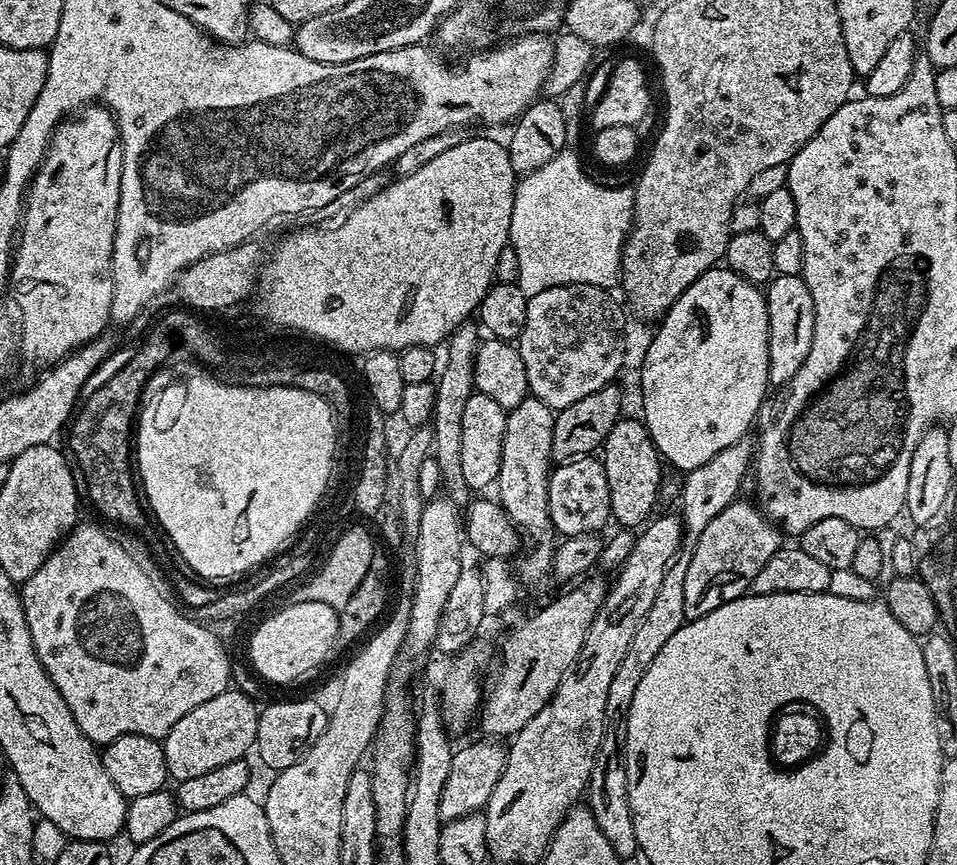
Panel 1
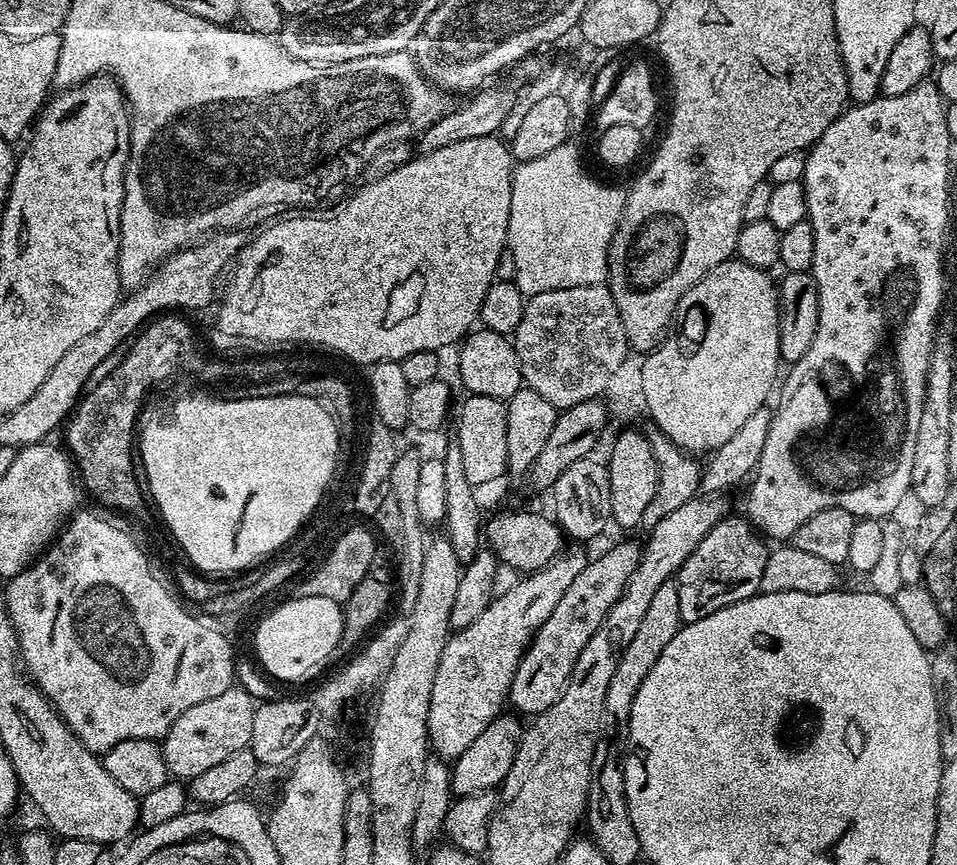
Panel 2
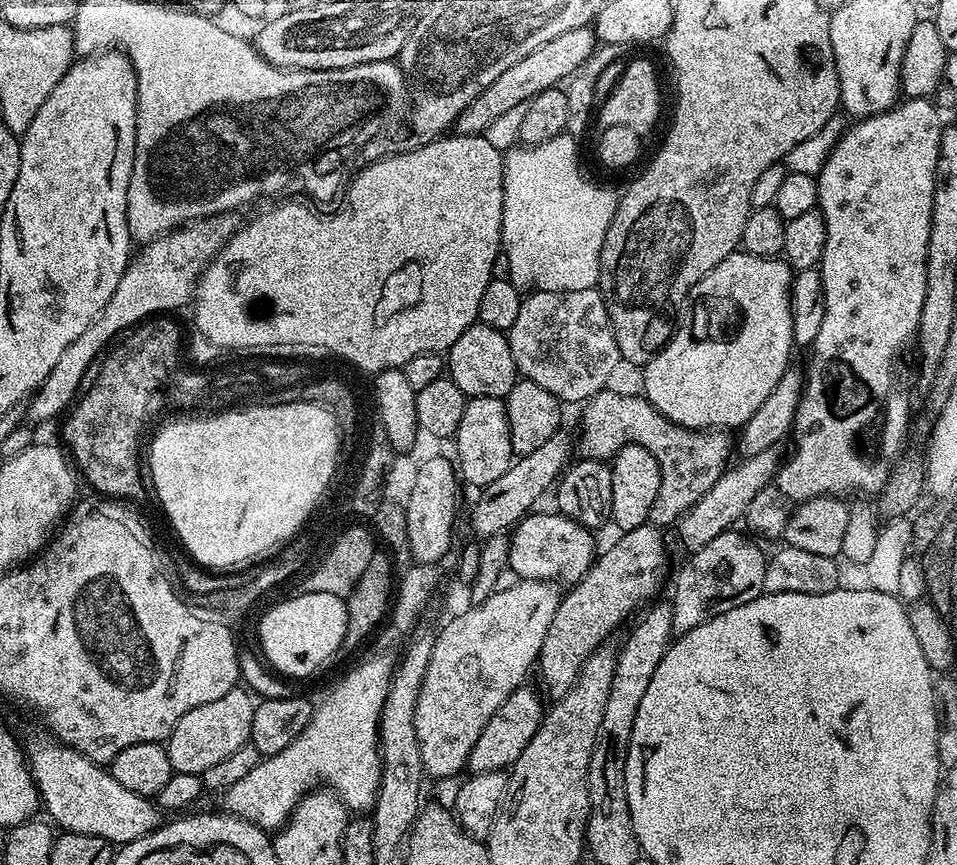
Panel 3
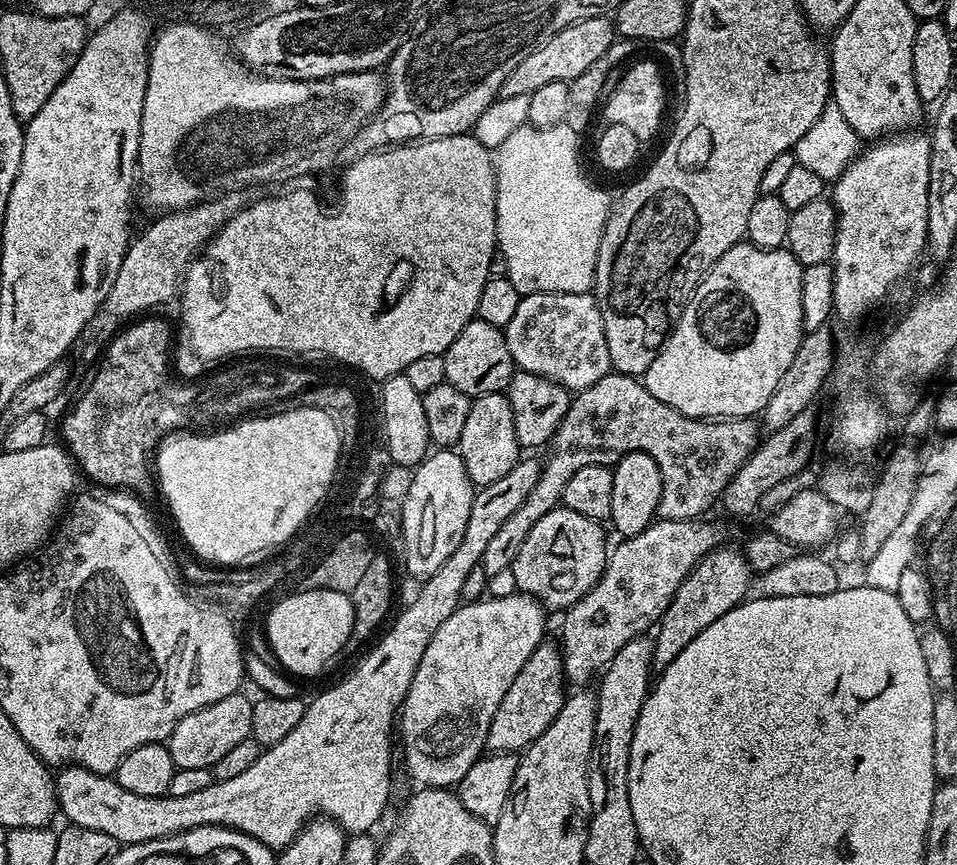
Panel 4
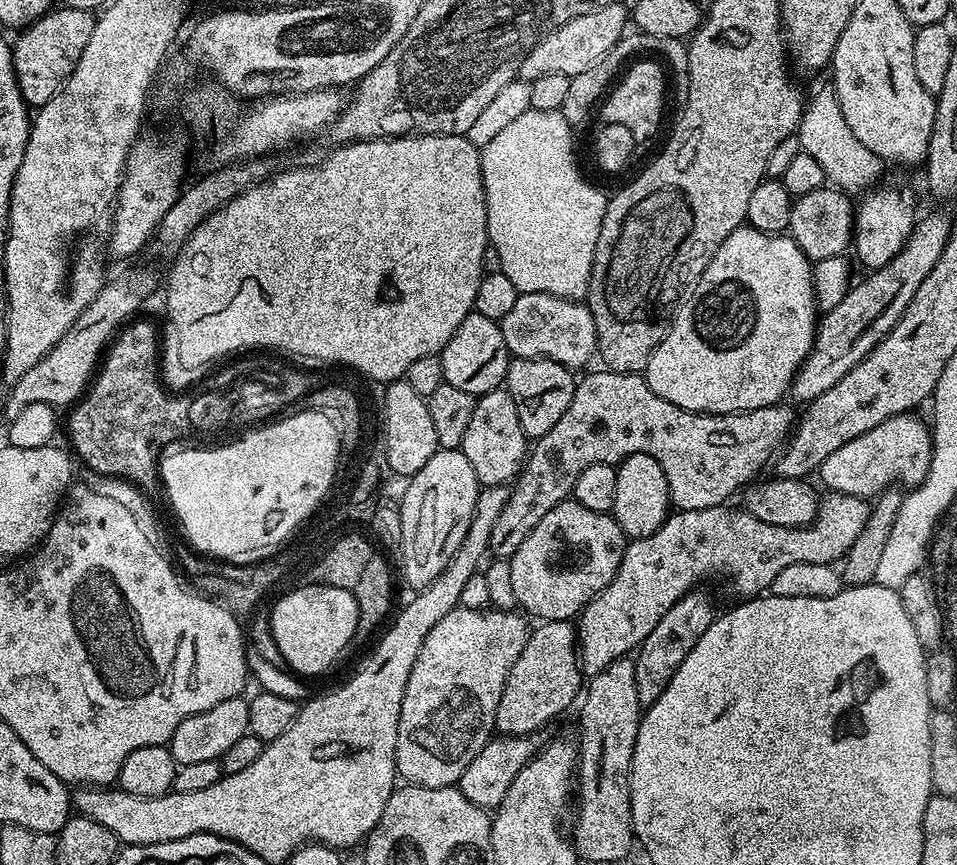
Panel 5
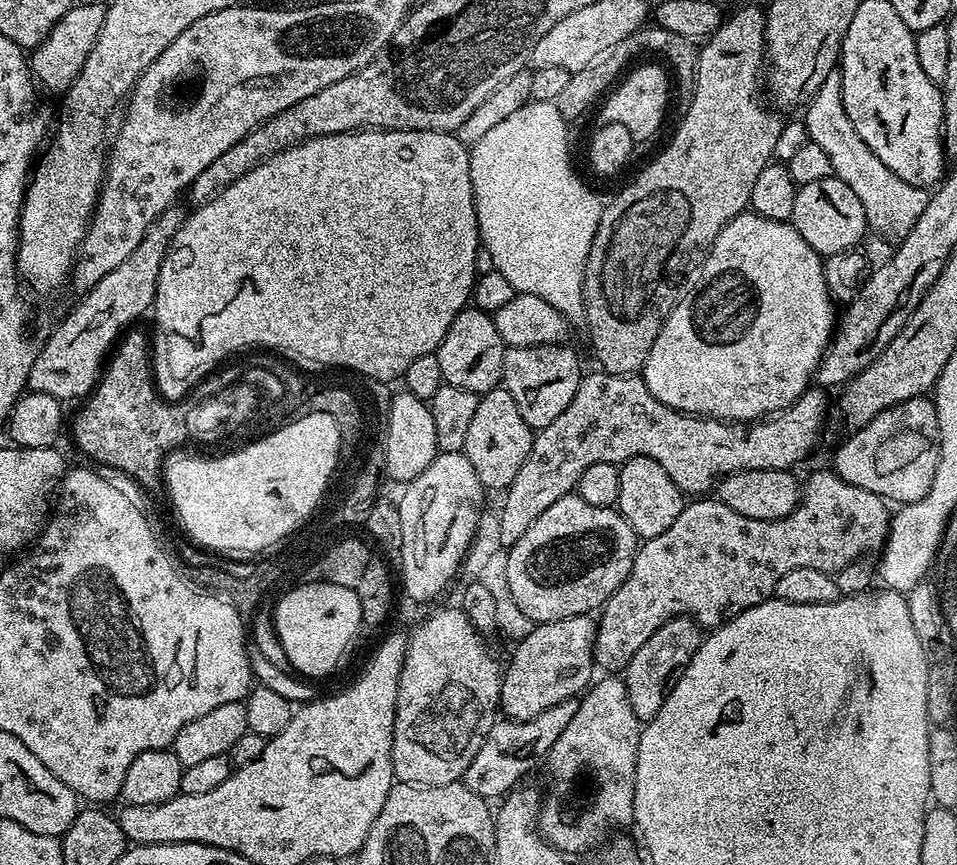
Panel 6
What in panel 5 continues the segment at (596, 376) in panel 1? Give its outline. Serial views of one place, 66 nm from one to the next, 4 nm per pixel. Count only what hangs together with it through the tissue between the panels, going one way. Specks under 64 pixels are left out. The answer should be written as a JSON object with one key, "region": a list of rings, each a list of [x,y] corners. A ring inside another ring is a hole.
{"region":[[[541,292],[521,293],[513,309],[499,321],[509,355],[517,359],[548,359],[579,370],[595,357],[597,330],[585,303]]]}

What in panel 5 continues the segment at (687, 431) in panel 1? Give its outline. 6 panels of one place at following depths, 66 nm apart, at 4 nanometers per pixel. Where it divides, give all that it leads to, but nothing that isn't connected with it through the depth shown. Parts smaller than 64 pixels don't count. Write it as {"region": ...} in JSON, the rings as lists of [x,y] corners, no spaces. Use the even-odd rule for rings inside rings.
{"region":[[[751,226],[736,228],[734,234],[730,234],[726,238],[726,242],[722,242],[722,246],[718,246],[718,254],[714,254],[710,266],[706,266],[704,273],[687,293],[686,299],[675,309],[663,342],[654,350],[648,363],[646,369],[648,388],[654,390],[654,394],[658,394],[658,398],[666,398],[666,402],[674,402],[674,406],[697,414],[749,412],[781,403],[792,387],[792,379],[796,377],[800,363],[808,356],[808,351],[812,349],[812,344],[816,340],[818,309],[812,293],[812,266],[813,261],[809,260],[807,254],[793,242],[791,235],[759,232],[757,228]]]}

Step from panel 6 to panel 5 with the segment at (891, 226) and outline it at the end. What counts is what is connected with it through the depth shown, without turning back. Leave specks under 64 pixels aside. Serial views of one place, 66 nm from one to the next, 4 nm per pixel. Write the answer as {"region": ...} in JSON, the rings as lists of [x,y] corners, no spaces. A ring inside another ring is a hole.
{"region":[[[831,86],[818,89],[805,103],[798,135],[801,152],[810,154],[810,158],[822,166],[825,181],[829,185],[839,186],[849,194],[867,193],[886,169],[885,161],[866,150],[866,146],[854,138],[854,130],[846,126],[846,118],[842,118],[842,106],[838,106],[836,89]]]}

